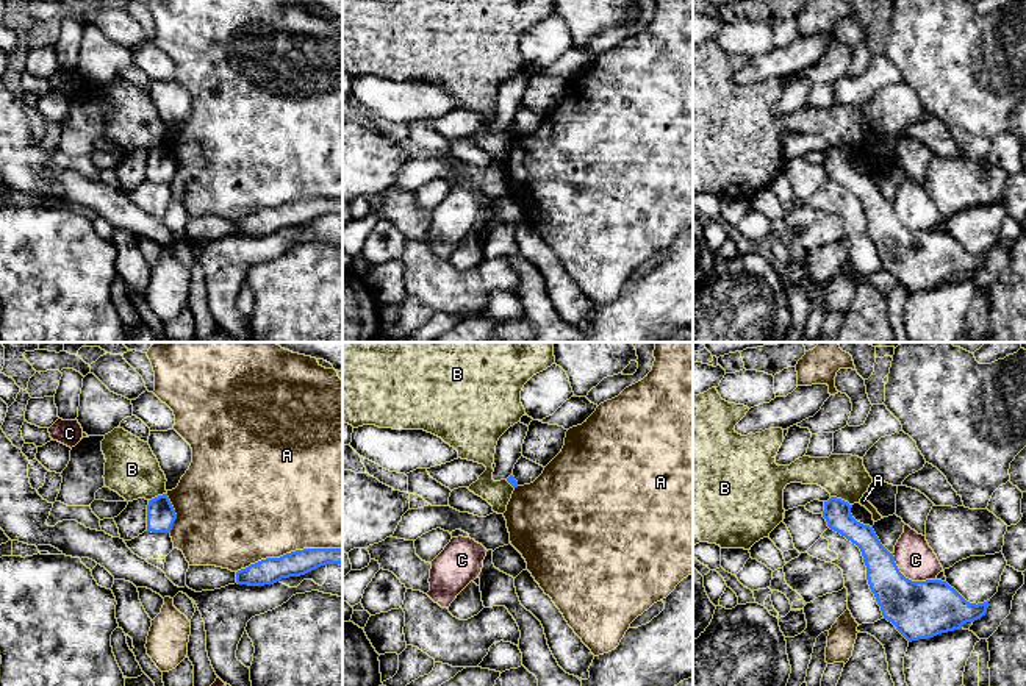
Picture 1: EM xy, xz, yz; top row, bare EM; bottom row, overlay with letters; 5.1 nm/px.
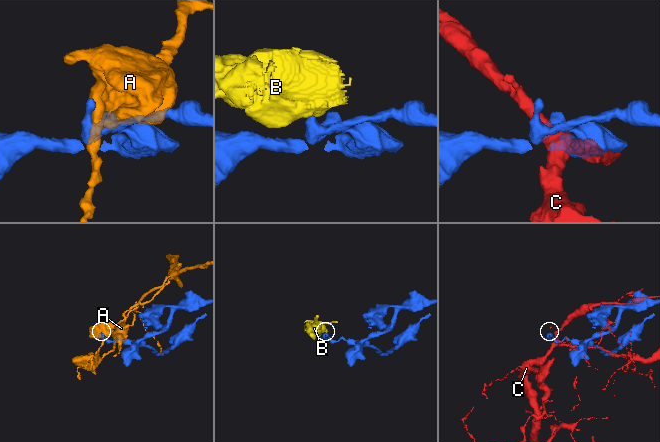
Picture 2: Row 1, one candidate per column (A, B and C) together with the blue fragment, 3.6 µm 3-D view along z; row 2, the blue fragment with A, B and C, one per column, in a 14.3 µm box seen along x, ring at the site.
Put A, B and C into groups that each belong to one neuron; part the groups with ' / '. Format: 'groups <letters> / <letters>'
groups A / B / C

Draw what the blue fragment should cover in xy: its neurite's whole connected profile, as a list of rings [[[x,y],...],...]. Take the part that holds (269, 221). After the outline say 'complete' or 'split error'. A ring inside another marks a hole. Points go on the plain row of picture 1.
[[[303,198],[280,208],[266,208],[236,222],[238,234],[264,236],[300,227],[321,216],[343,216],[343,198]]]; complete

